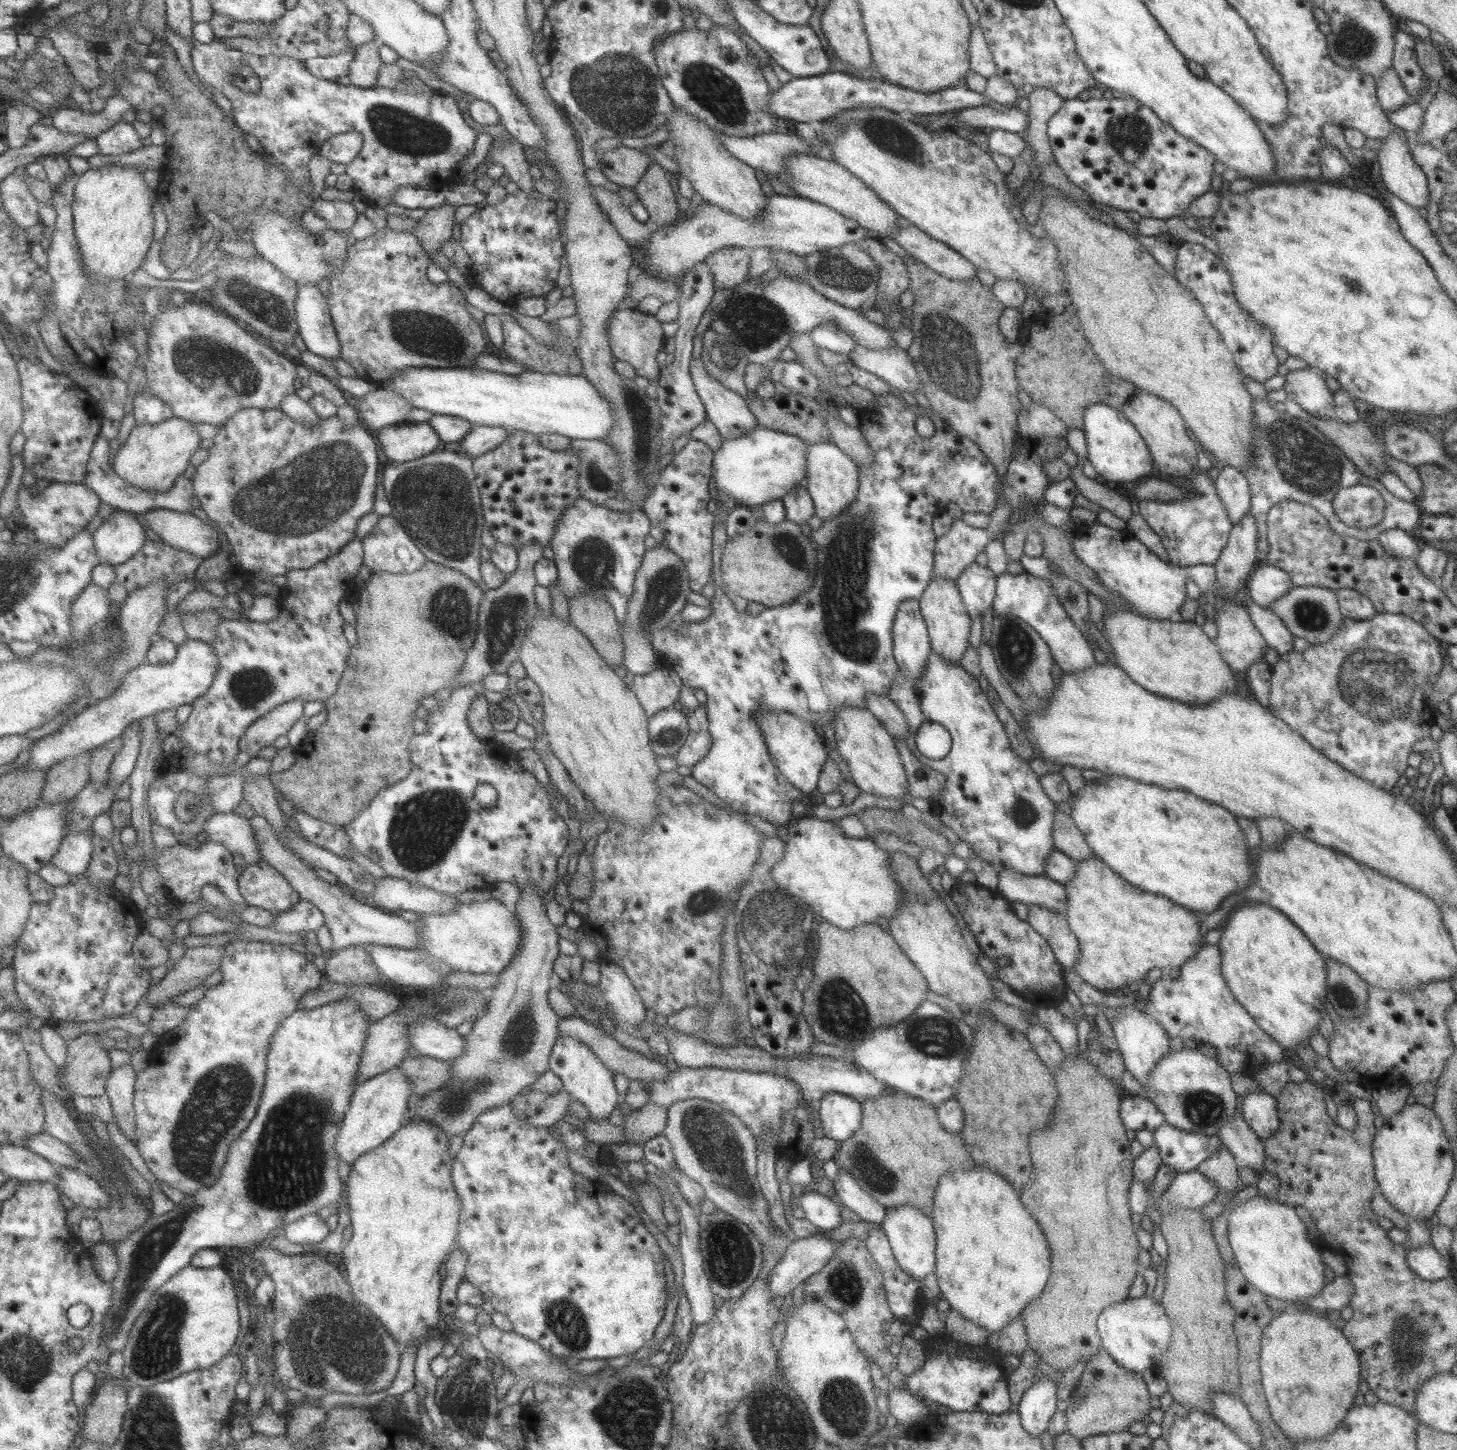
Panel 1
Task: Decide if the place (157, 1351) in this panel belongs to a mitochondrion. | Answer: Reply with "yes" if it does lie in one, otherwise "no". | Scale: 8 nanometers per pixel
yes

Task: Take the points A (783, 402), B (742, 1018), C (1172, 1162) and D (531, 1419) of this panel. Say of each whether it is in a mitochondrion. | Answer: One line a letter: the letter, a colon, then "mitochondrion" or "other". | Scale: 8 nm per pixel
A: other
B: other
C: other
D: other

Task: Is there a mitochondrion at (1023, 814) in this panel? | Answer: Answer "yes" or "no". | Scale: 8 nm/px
yes

